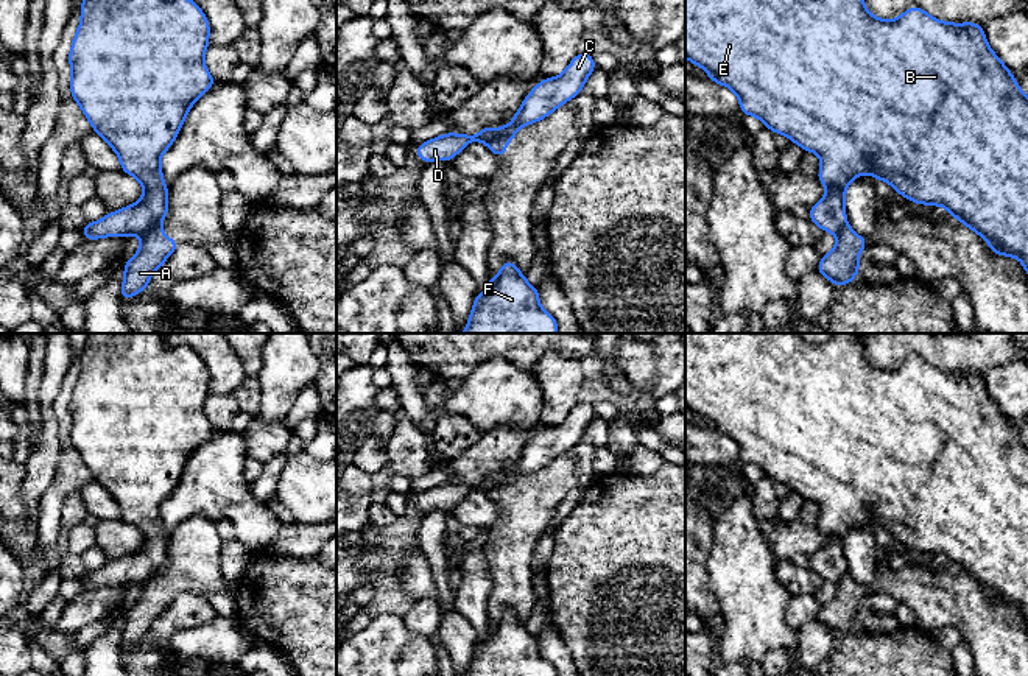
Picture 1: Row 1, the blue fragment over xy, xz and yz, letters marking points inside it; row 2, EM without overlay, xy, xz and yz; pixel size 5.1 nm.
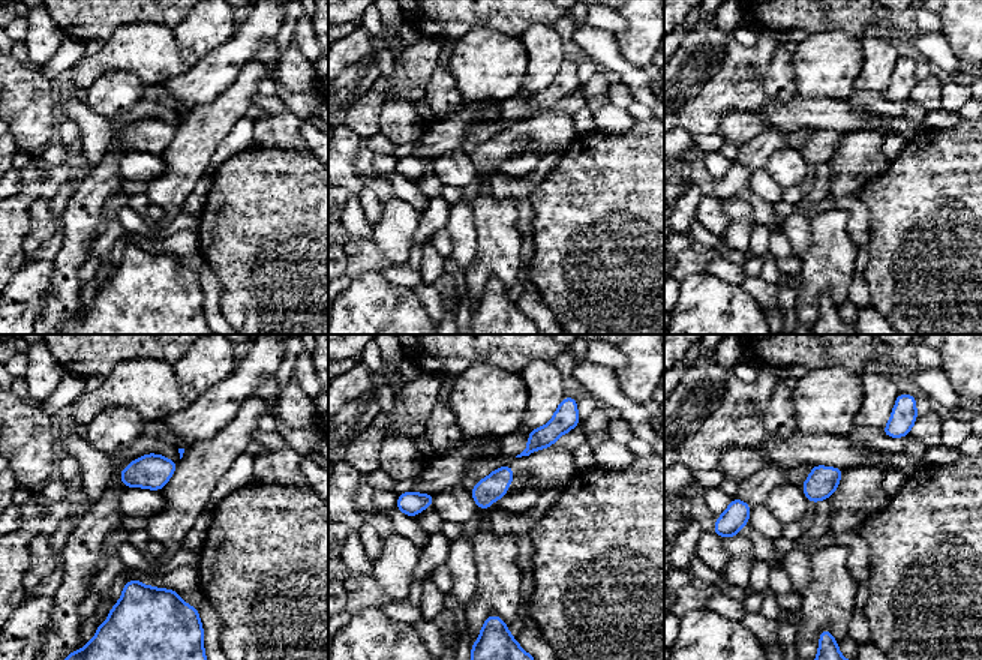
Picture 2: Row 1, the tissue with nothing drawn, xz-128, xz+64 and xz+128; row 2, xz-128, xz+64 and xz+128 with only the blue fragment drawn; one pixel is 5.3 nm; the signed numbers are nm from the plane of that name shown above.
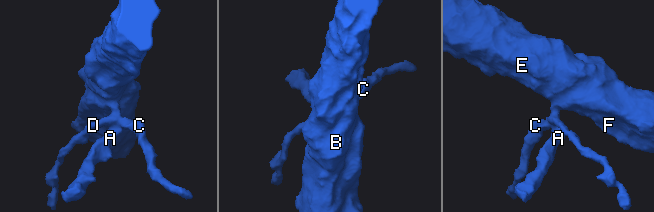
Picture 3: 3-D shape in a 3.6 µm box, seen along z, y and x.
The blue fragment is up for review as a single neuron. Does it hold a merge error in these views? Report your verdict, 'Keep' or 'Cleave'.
Cleave

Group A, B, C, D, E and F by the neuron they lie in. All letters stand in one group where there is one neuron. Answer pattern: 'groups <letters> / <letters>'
groups A / B C D E F

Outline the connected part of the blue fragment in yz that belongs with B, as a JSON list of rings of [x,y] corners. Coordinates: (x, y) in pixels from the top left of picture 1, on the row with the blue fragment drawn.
[[[685,0],[685,58],[702,67],[710,81],[732,89],[743,115],[755,115],[774,134],[780,132],[821,157],[816,178],[829,193],[810,207],[808,218],[824,232],[836,235],[847,224],[844,193],[854,178],[869,173],[875,181],[888,181],[896,193],[914,204],[944,206],[949,215],[984,238],[995,255],[1019,259],[1028,274],[1028,97],[989,48],[981,25],[941,22],[917,6],[896,20],[883,20],[872,16],[863,0]]]

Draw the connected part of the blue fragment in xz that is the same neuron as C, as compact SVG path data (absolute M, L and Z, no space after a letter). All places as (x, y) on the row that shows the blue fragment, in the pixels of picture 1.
M578 53L569 67L556 78L545 78L525 97L514 120L505 128L494 129L491 125L481 132L464 136L447 132L417 146L416 156L422 162L452 160L467 143L484 142L517 131L522 126L536 123L554 112L565 101L576 97L590 73L595 70L595 59L587 53Z

